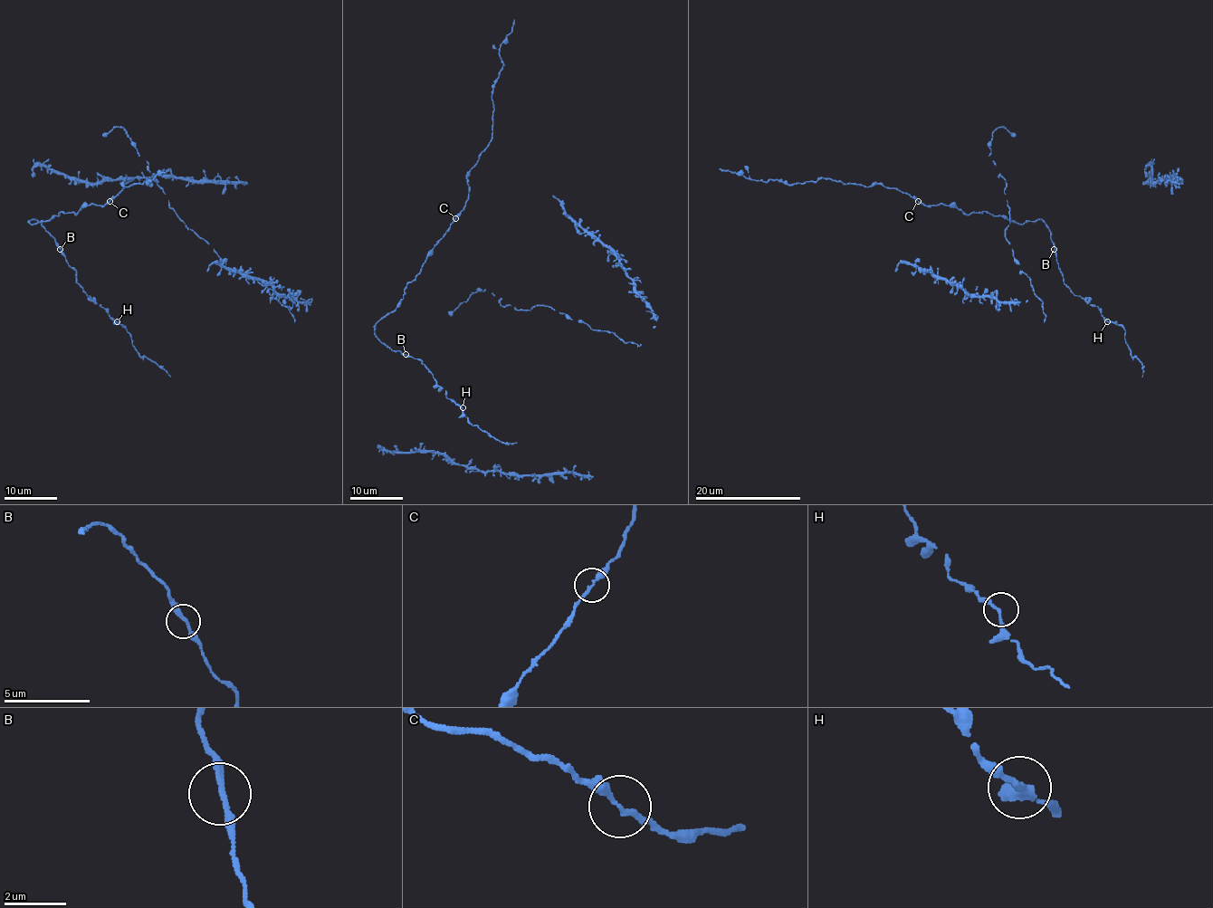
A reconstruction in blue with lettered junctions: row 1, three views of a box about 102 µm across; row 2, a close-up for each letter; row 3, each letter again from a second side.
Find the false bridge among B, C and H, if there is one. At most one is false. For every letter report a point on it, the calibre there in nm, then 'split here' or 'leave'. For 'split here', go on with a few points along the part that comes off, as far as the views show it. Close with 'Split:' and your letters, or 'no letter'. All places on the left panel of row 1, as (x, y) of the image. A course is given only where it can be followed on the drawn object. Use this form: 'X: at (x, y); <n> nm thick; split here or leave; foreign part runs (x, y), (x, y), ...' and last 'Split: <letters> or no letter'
B: at (60, 249); 200 nm thick; leave
C: at (109, 201); 200 nm thick; leave
H: at (117, 321); 180 nm thick; leave
Split: no letter

